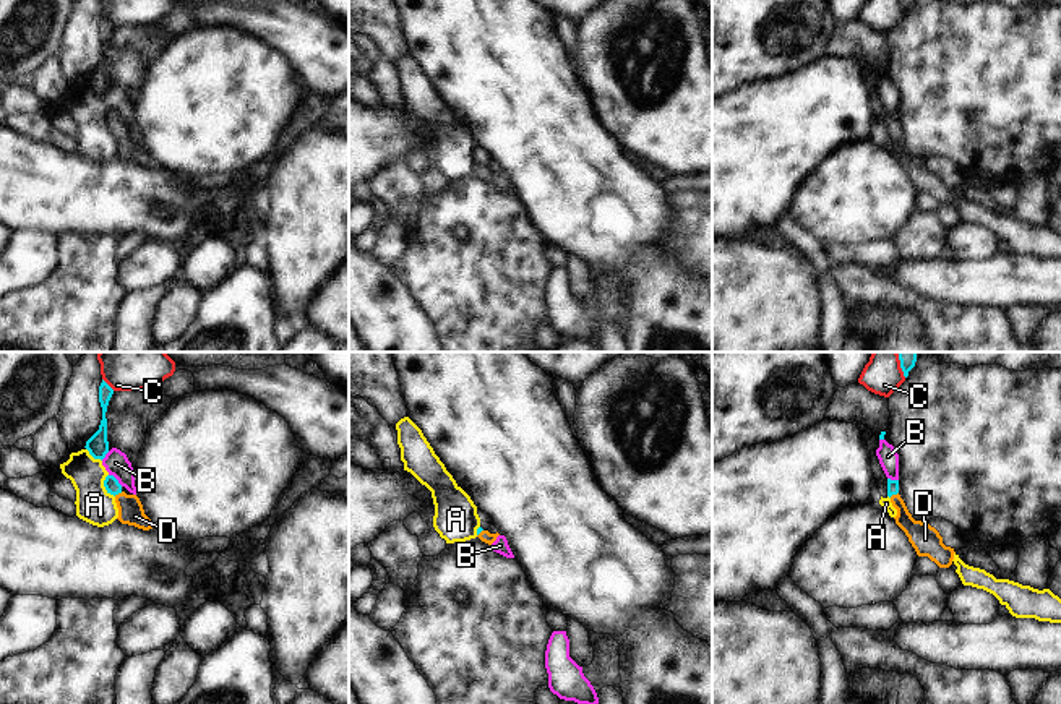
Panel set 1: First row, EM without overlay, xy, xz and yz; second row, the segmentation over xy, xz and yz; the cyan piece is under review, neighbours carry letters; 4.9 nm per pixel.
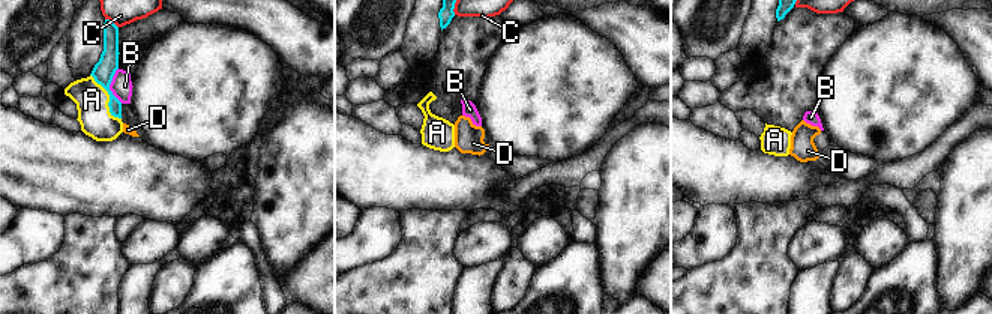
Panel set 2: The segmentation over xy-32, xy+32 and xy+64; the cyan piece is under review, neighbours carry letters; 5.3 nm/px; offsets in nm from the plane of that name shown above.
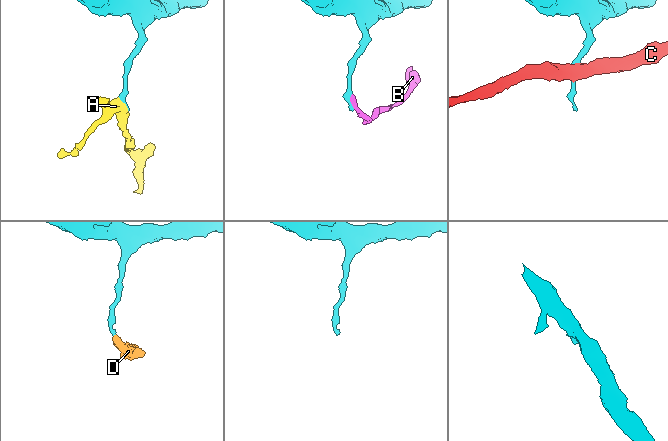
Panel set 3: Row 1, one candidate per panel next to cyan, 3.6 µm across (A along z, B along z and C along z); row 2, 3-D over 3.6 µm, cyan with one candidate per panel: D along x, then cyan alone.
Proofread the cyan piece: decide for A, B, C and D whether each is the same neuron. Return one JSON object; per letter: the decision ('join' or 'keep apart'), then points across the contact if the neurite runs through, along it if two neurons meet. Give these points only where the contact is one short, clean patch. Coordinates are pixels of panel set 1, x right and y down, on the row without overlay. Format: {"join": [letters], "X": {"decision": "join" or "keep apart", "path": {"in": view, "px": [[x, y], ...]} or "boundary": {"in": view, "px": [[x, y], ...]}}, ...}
{"join": ["D"], "A": {"decision": "keep apart", "boundary": {"in": "xy", "px": [[107, 111], [104, 124], [114, 133]]}}, "B": {"decision": "keep apart", "boundary": {"in": "xy", "px": [[109, 111], [122, 122]]}}, "C": {"decision": "keep apart", "boundary": {"in": "xy", "px": [[103, 15], [114, 26]]}}, "D": {"decision": "join", "path": {"in": "yz", "px": [[893, 122], [893, 130], [902, 153], [920, 171]]}}}

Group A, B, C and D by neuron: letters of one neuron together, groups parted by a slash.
A B / C / D

